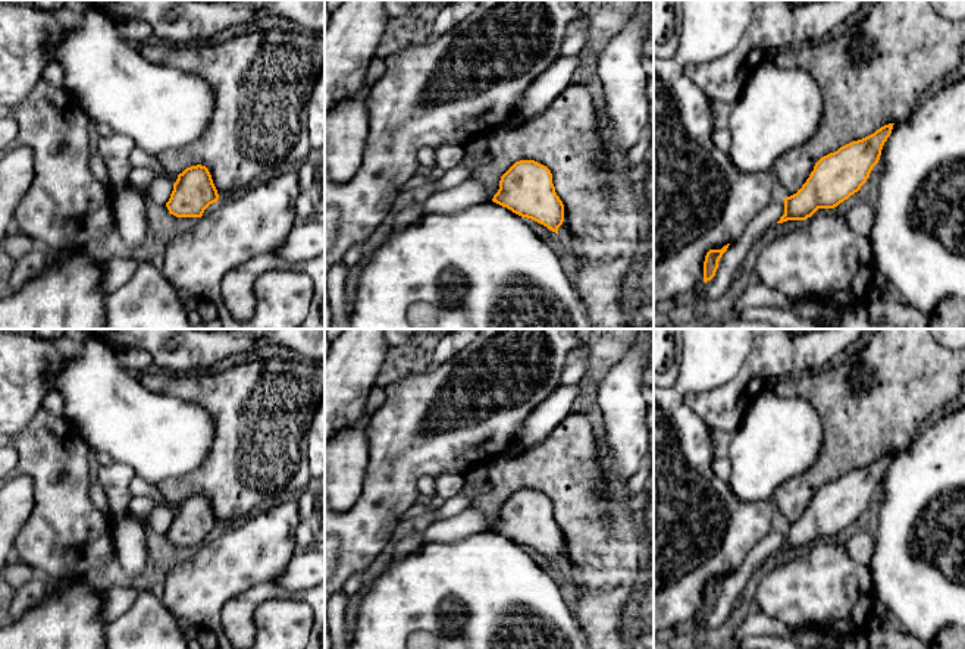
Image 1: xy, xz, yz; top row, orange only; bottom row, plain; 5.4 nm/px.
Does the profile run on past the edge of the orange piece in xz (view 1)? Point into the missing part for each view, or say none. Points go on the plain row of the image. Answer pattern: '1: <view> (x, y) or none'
1: none

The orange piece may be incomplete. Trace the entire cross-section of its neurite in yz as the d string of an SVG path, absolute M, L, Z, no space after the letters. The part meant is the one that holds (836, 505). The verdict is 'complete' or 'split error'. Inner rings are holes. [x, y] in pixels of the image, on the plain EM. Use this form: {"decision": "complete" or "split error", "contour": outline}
{"decision": "complete", "contour": "M893 454L821 486L802 517L784 527L784 543L777 552L806 549L818 537L834 537L858 521L878 492Z"}

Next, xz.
{"decision": "complete", "contour": "M516 490L499 510L494 532L523 548L532 548L558 564L564 551L564 533L555 521L551 499L535 490Z"}

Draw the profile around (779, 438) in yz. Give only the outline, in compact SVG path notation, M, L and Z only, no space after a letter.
M764 386L742 417L729 446L733 493L743 501L771 501L776 489L802 474L815 463L824 439L824 426L815 408L799 398L778 398Z

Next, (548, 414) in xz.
M579 383L558 386L527 416L508 451L495 460L518 457L523 452L541 445L551 435L551 432L571 413L571 407L579 399L579 392Z

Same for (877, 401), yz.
M878 329L868 345L852 354L837 367L824 367L814 373L780 377L774 386L778 398L799 398L811 404L824 426L824 439L811 468L780 485L771 502L783 527L796 523L809 507L815 492L840 477L842 470L858 470L880 458L908 446L919 430L965 389L965 347L950 349L939 344L930 329Z

